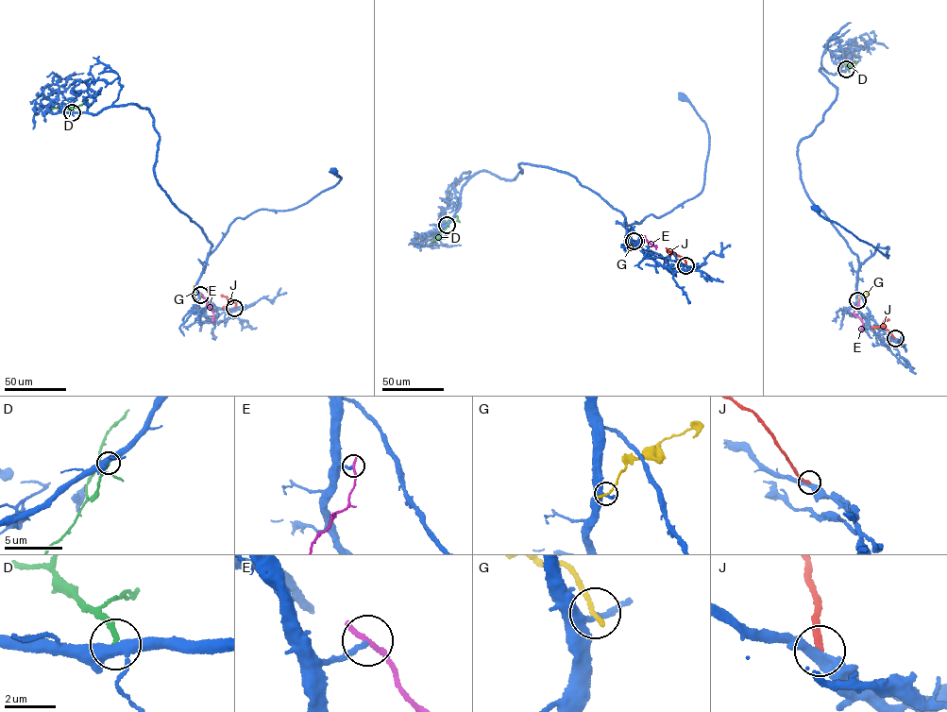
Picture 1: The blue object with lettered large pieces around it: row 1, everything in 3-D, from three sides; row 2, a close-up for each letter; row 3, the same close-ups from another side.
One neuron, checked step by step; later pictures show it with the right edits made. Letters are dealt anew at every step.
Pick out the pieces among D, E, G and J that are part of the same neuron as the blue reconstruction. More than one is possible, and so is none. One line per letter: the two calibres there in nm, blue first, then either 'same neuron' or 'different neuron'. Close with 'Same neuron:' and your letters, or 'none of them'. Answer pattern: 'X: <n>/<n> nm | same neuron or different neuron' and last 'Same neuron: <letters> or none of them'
D: 400/200 nm | different neuron
E: 190/240 nm | different neuron
G: 240/240 nm | different neuron
J: 400/260 nm | different neuron
Same neuron: none of them

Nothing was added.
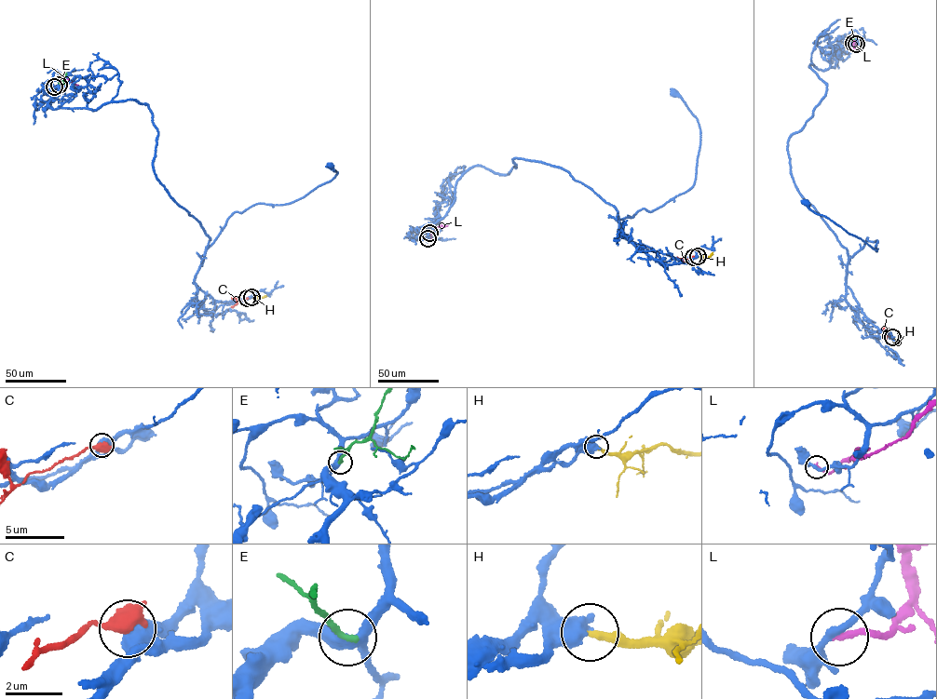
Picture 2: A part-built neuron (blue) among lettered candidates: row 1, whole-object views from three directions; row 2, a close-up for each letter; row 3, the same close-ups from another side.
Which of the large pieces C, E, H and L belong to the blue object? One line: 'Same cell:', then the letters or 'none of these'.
Same cell: H

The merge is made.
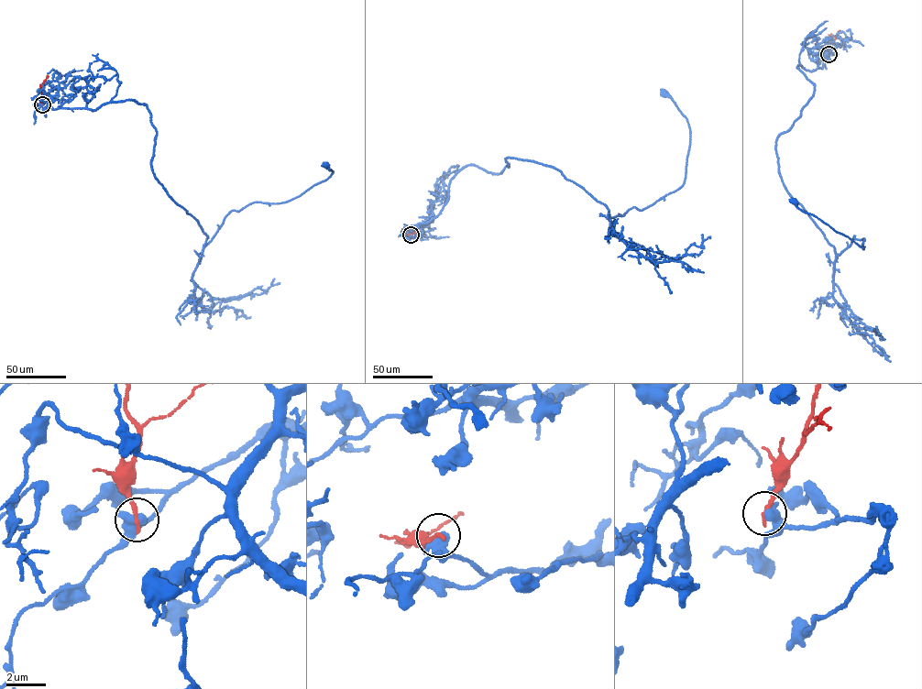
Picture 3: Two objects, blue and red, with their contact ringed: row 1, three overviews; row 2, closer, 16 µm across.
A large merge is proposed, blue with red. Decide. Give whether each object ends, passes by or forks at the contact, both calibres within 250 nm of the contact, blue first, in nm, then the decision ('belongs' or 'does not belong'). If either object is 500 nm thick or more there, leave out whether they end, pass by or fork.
blue passes by; red ends there; 440 nm thick on the blue side, 240 nm on the other; does not belong

